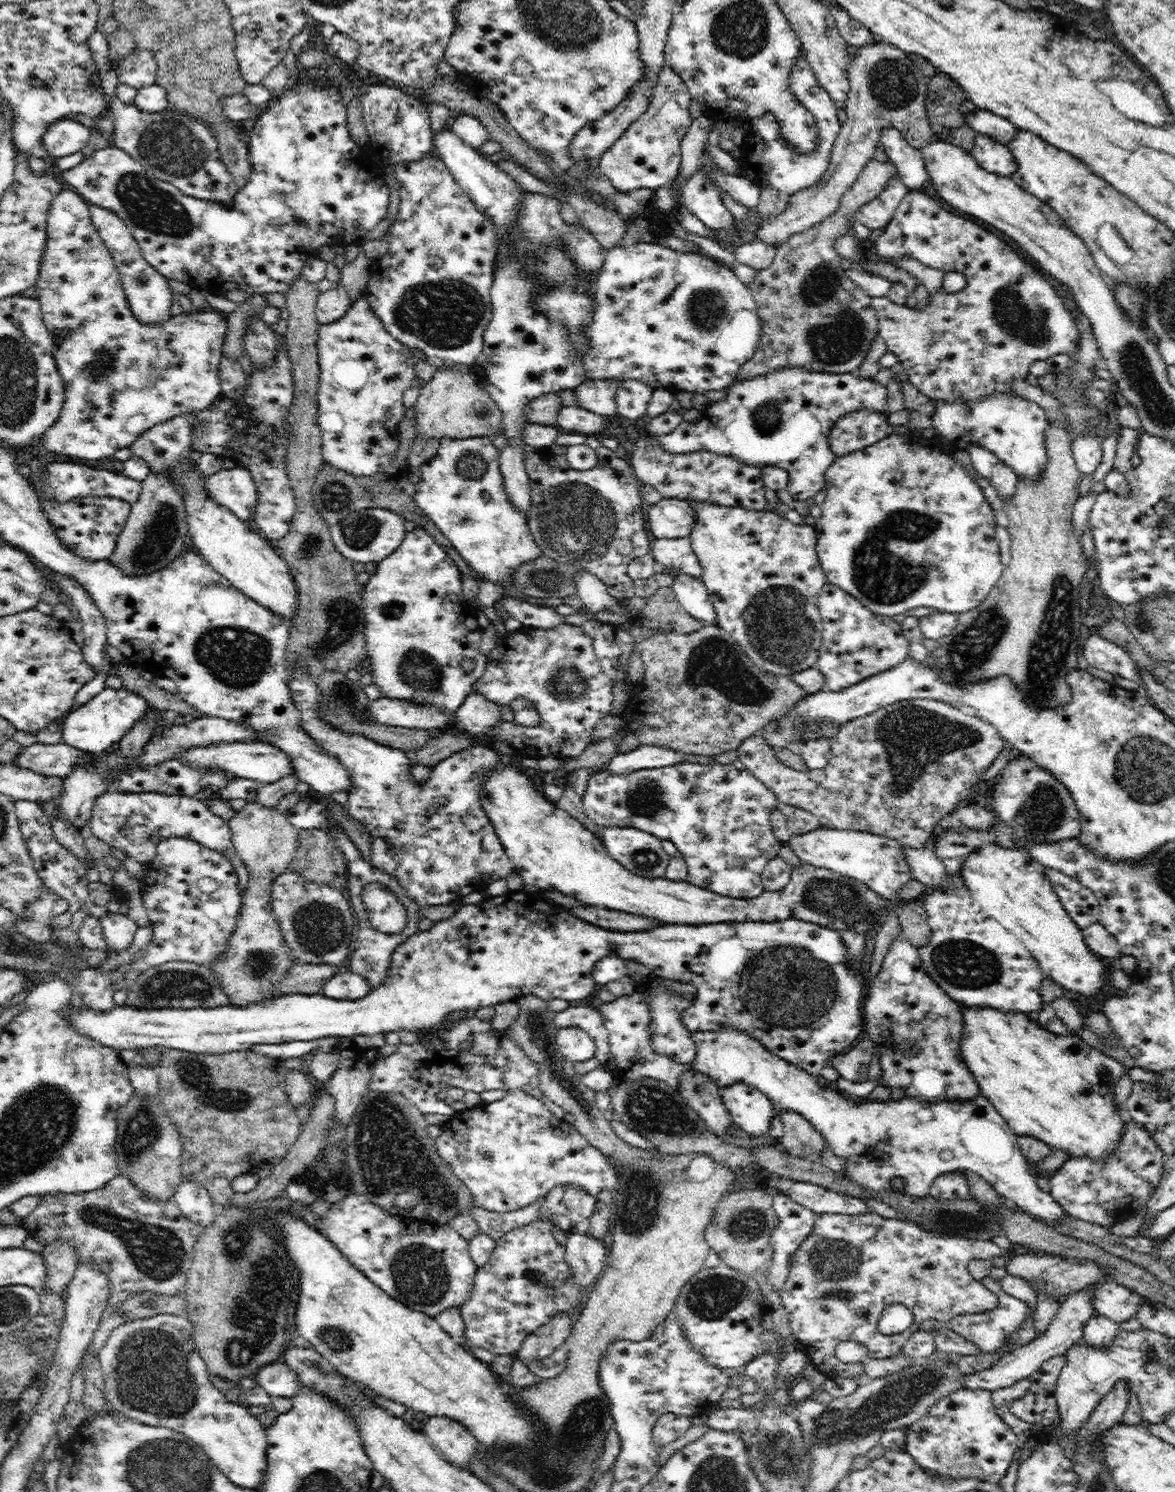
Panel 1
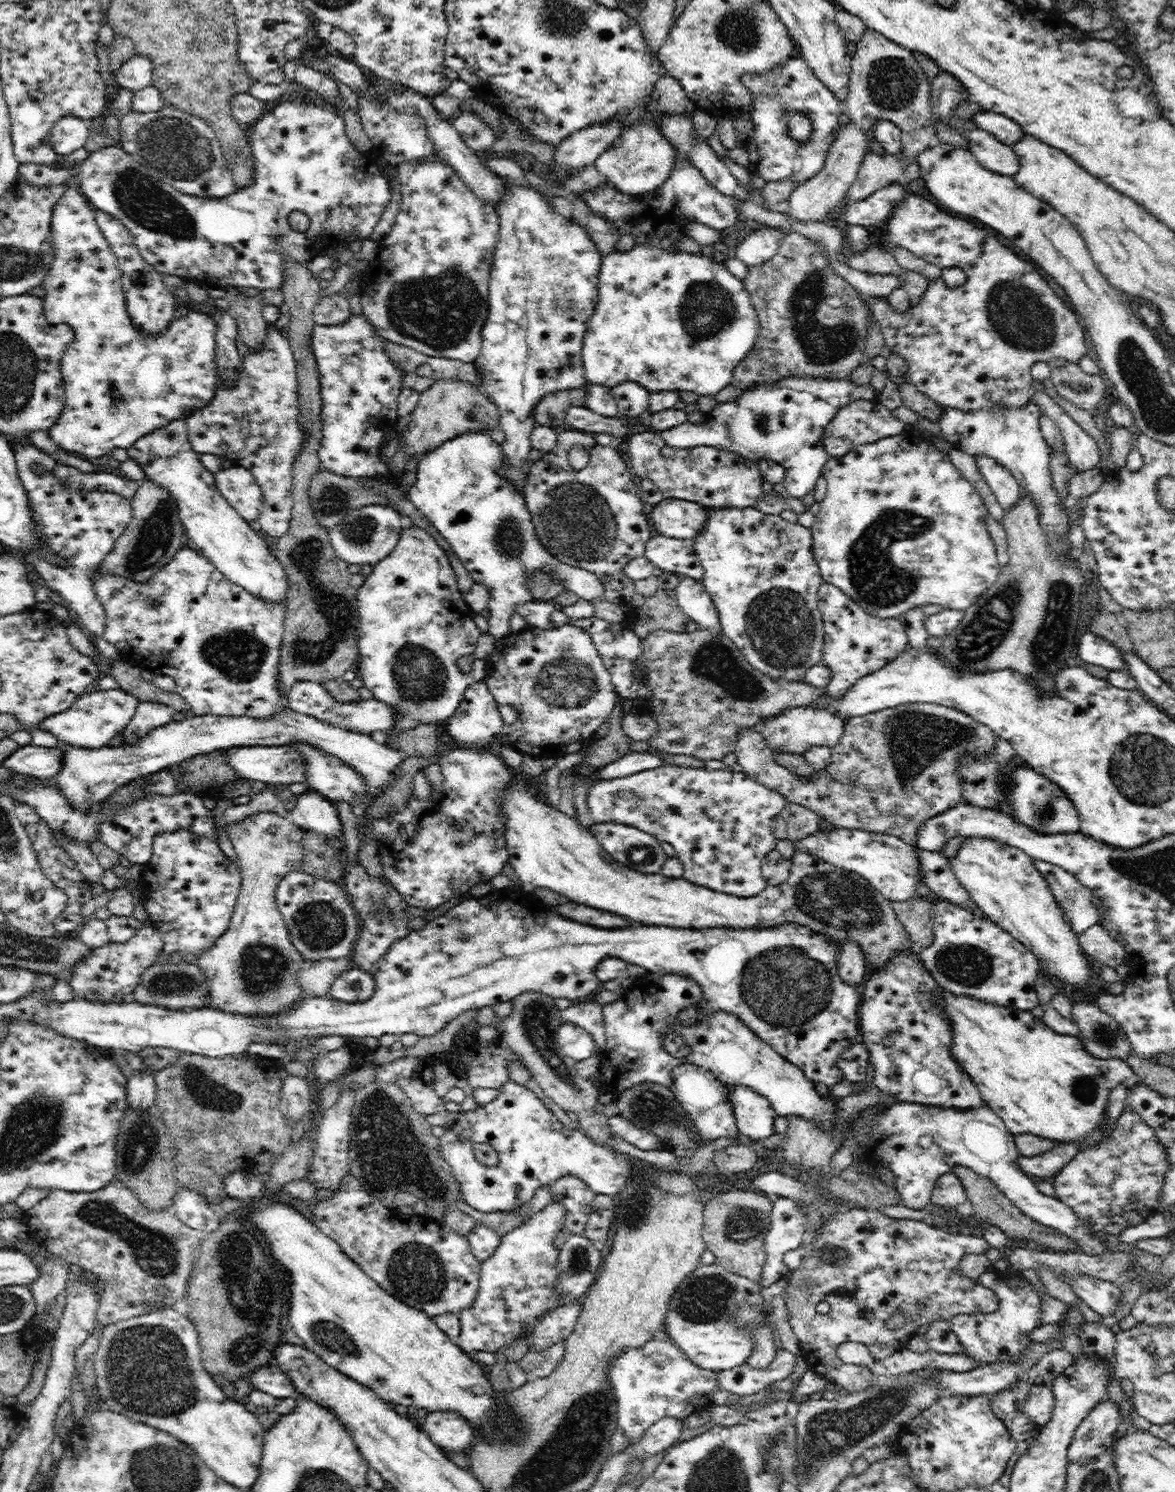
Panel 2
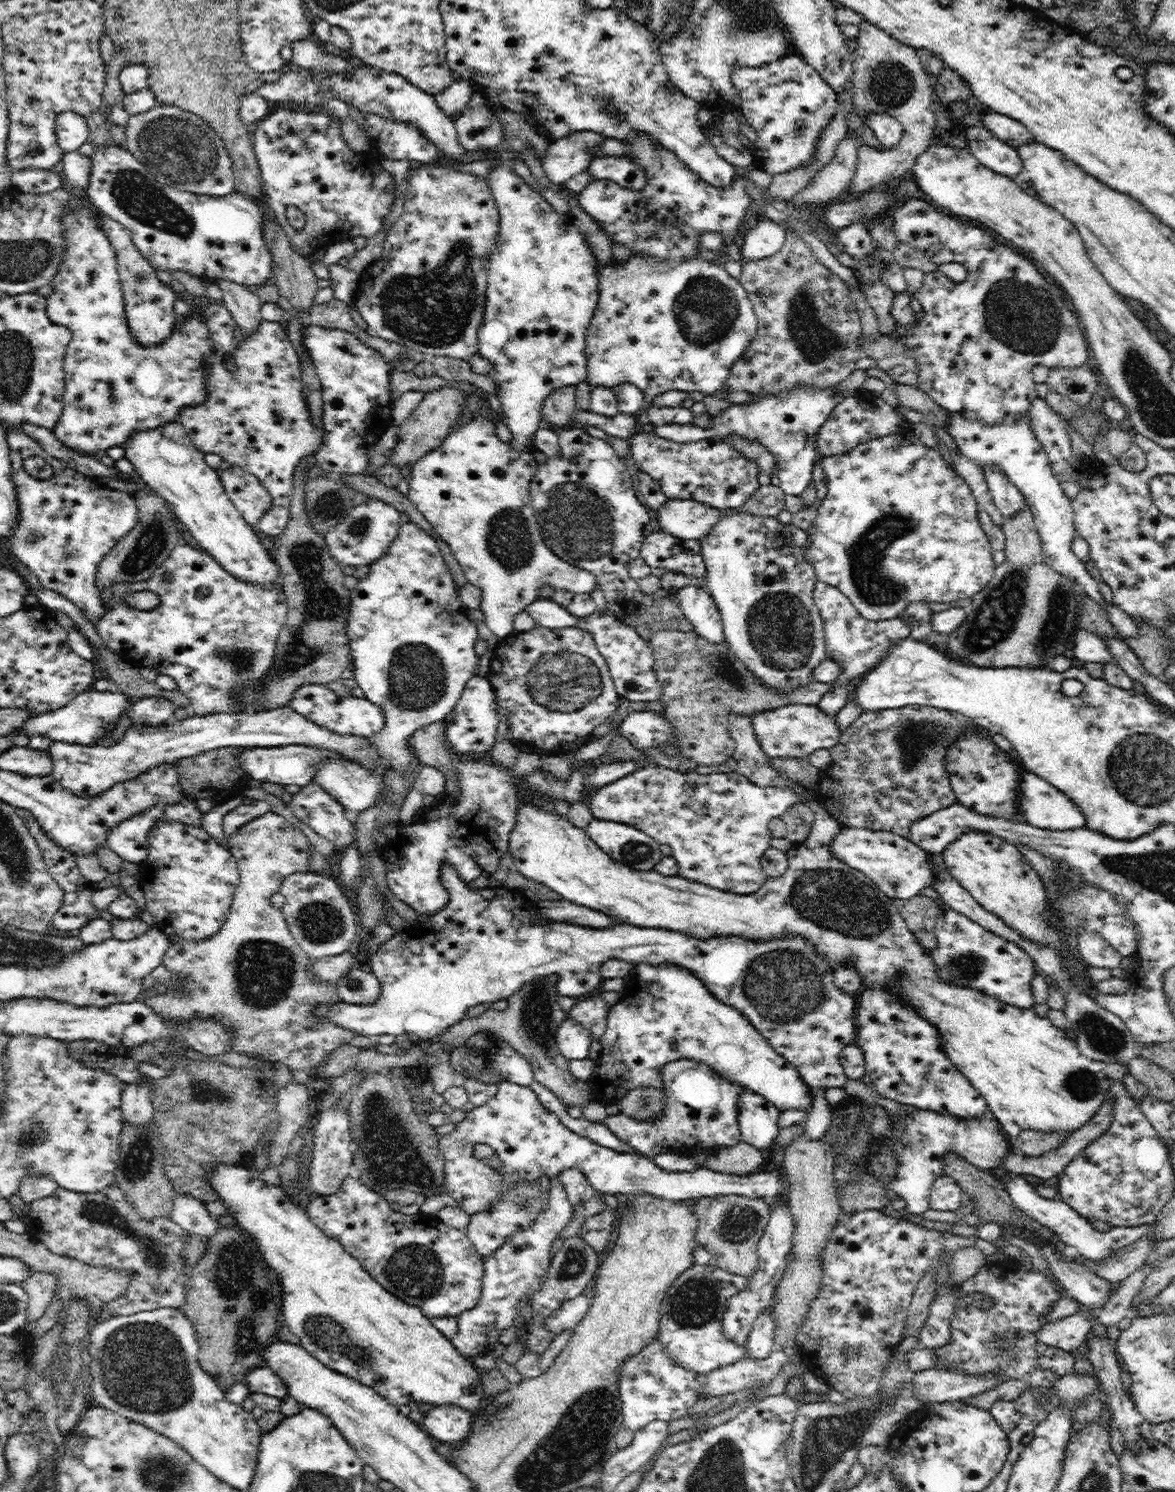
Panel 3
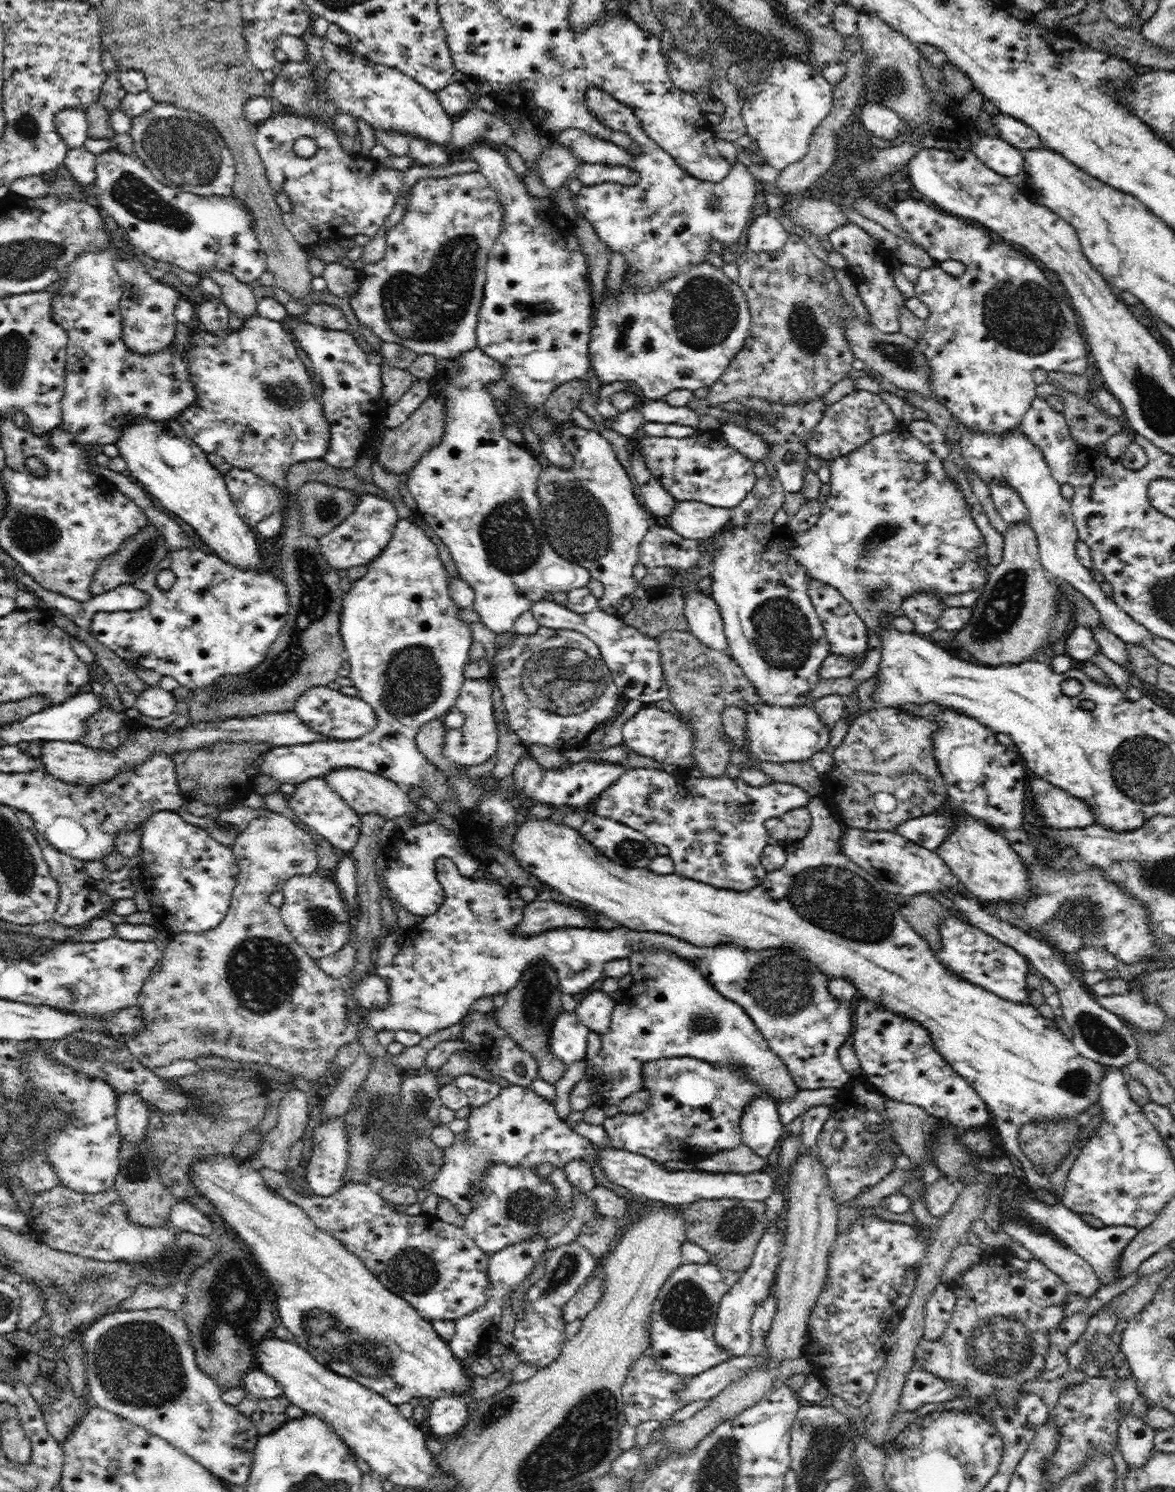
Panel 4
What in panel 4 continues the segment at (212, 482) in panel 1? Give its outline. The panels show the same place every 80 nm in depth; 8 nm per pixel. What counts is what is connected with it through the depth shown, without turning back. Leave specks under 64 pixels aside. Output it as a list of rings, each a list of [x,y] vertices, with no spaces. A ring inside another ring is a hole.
[[[232,467],[223,477],[238,514],[252,528],[290,503],[286,492],[250,470]]]

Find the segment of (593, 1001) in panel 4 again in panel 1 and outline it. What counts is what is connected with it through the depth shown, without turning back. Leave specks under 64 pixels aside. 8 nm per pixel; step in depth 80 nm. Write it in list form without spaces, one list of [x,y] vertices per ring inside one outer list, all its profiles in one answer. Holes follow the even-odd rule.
[[[594,1001],[588,1005],[573,1006],[567,1010],[554,1013],[552,1024],[556,1028],[580,1027],[594,1040],[595,1059],[604,1070],[612,1070],[612,1053],[610,1053],[608,1033],[603,1017]]]

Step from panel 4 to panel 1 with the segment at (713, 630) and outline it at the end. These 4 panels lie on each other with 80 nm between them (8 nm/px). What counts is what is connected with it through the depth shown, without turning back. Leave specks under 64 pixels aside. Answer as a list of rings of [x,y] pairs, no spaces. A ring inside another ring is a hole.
[[[679,572],[674,577],[671,589],[675,592],[682,609],[688,614],[704,624],[716,622],[717,614],[701,576],[694,577]]]

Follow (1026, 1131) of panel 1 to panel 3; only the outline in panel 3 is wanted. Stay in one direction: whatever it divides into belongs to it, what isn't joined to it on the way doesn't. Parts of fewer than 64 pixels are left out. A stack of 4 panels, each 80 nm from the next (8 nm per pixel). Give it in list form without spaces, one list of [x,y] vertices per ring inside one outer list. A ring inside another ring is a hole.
[[[813,801],[808,806],[814,812],[815,822],[810,828],[808,838],[800,843],[794,841],[791,849],[786,852],[789,864],[786,873],[780,879],[768,878],[764,886],[752,894],[720,892],[716,888],[696,884],[680,876],[662,876],[654,869],[646,872],[623,866],[598,847],[583,828],[574,826],[570,820],[554,811],[544,812],[530,802],[518,806],[518,816],[510,833],[508,851],[513,856],[517,871],[523,877],[551,888],[577,905],[606,913],[614,919],[612,924],[626,922],[637,927],[668,928],[676,932],[686,932],[696,938],[744,936],[756,940],[772,940],[800,934],[808,942],[812,942],[816,952],[826,958],[834,968],[852,962],[862,977],[862,986],[868,988],[888,985],[900,1001],[914,1007],[923,1018],[938,1027],[946,1056],[983,1096],[992,1114],[1006,1131],[1012,1150],[1018,1150],[1014,1144],[1022,1130],[1071,1133],[1082,1128],[1106,1101],[1110,1084],[1129,1078],[1128,1065],[1084,1056],[1076,1047],[1076,1041],[1068,1038],[1064,1030],[1052,1025],[1048,1018],[1038,1016],[1034,1007],[1021,1009],[973,988],[952,986],[944,982],[938,976],[929,951],[916,940],[893,899],[879,890],[878,885],[872,883],[864,873],[850,869],[848,864],[831,855],[831,842],[843,826],[832,819],[830,812],[820,802]]]

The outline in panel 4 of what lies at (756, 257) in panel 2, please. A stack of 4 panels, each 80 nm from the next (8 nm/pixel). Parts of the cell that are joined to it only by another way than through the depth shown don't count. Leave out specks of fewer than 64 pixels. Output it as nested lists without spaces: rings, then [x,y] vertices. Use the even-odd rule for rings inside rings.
[[[773,211],[752,217],[748,232],[747,248],[767,254],[782,248],[789,235]]]

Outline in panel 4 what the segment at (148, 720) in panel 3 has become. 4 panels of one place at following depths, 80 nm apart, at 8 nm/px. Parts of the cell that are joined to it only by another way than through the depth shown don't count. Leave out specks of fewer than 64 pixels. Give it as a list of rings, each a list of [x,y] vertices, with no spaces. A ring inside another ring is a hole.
[[[160,685],[149,686],[136,698],[133,713],[150,718],[165,718],[176,711],[176,698],[172,692],[162,689]]]

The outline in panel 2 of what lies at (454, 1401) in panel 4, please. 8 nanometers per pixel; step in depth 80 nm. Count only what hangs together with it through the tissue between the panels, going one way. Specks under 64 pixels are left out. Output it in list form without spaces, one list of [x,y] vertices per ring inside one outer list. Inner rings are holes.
[[[430,1411],[420,1422],[427,1435],[443,1452],[468,1453],[472,1442],[477,1438],[475,1429],[460,1414]]]

